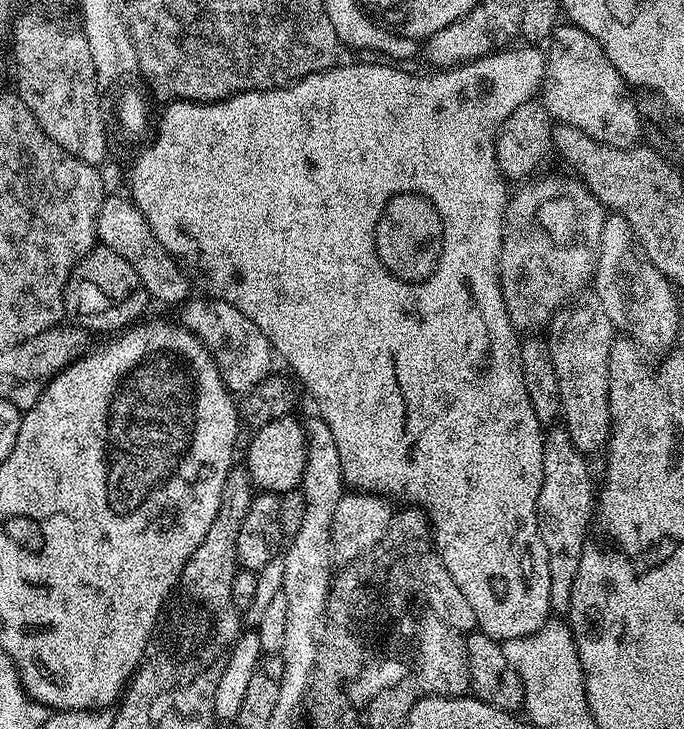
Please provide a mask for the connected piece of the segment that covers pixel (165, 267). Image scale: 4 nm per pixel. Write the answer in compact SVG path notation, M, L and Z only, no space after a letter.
M105 195L104 204L96 216L96 235L103 247L114 250L134 266L138 278L142 278L144 289L149 297L165 300L168 304L183 305L189 299L189 277L183 267L160 244L159 238L152 233L152 227L146 222L142 210L133 204L127 195Z

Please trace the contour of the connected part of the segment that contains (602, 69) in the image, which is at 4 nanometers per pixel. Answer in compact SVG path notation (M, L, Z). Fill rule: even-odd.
M557 23L546 44L542 81L542 103L556 124L574 126L582 134L590 134L590 138L615 148L631 148L642 136L637 97L631 94L629 85L614 70L593 36L577 24Z

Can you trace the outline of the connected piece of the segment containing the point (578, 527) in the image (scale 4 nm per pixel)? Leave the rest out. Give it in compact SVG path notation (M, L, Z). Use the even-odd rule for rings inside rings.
M556 426L545 435L542 490L536 499L536 513L540 537L550 562L550 602L552 612L556 614L567 613L570 606L574 578L578 576L578 562L582 562L584 543L590 539L590 529L594 524L594 505L598 496L594 484L592 488L592 472L584 460L587 460L585 453L574 446L567 428Z

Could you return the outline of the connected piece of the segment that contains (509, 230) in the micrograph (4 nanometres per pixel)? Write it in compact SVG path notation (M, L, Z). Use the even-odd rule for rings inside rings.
M567 174L568 176L540 176L537 175L535 178L529 179L527 182L521 183L519 185L520 188L516 193L511 193L510 199L507 201L505 210L504 210L504 237L502 238L502 246L500 247L500 289L502 290L502 298L506 302L506 306L508 307L508 317L510 318L510 322L512 323L513 328L517 330L523 330L523 328L532 328L528 330L536 330L539 324L547 325L549 321L551 321L552 317L556 315L557 312L561 311L575 297L577 294L575 292L580 292L584 288L584 283L591 281L593 279L594 273L596 271L596 256L600 252L600 243L602 242L602 226L604 225L604 217L606 215L606 209L603 204L600 203L600 199L592 193L589 188L584 185L583 180L577 178L575 175Z

